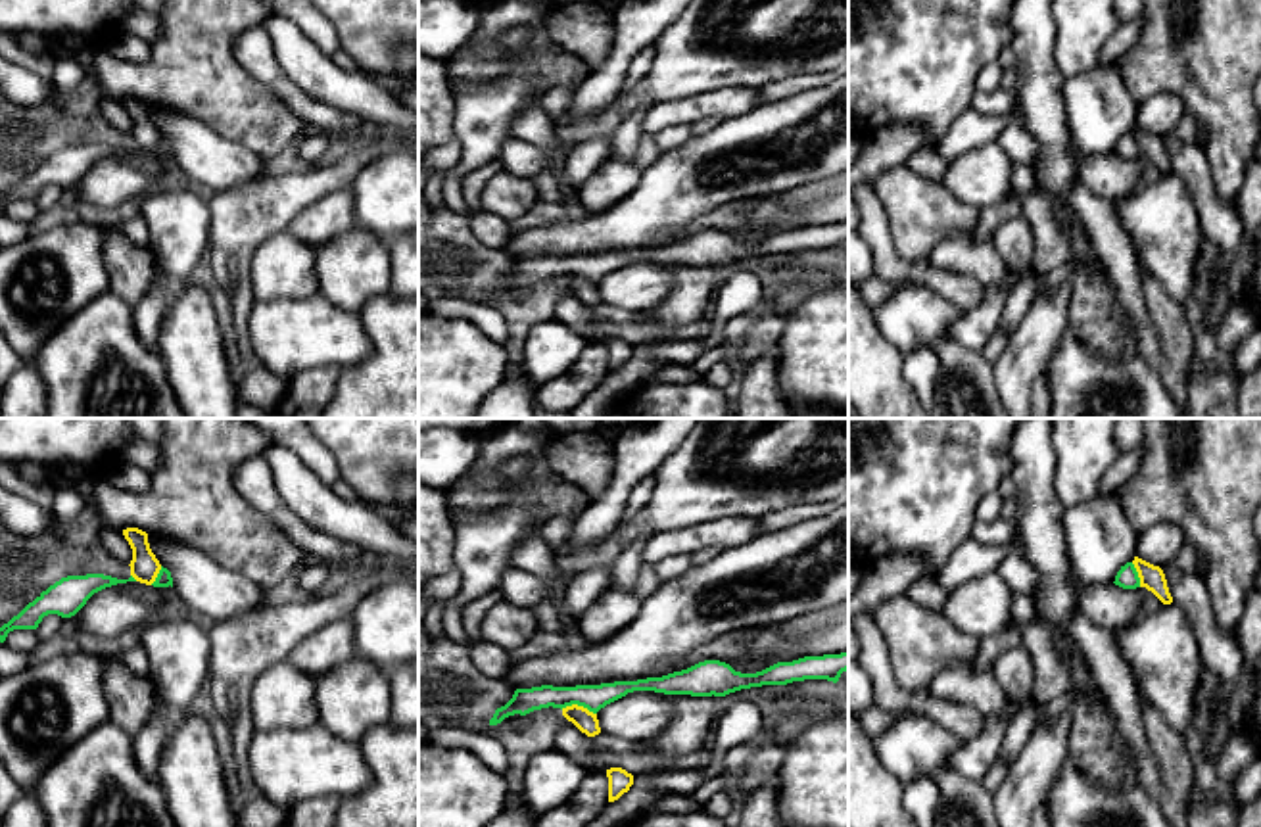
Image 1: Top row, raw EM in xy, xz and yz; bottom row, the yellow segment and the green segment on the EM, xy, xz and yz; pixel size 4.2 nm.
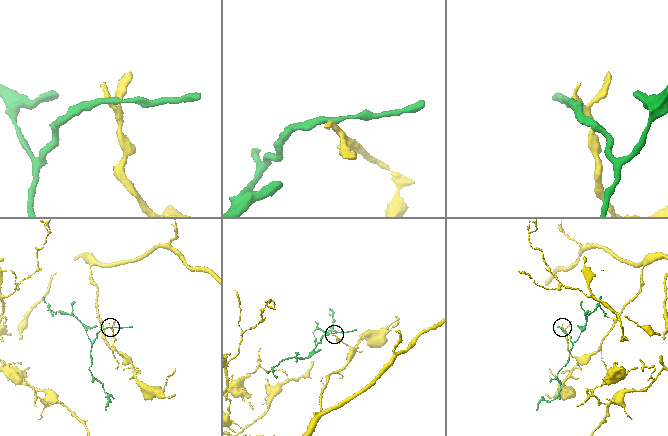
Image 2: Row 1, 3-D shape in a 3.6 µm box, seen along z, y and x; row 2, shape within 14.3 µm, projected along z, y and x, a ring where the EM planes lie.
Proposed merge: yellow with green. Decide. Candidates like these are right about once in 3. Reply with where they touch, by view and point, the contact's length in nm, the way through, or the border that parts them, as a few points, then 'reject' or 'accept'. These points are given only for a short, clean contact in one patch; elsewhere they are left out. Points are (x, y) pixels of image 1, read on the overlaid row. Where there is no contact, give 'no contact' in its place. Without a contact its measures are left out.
meets yellow in xz at (576, 705); contact 150 nm long; border along xz (561, 708), (582, 705), (595, 714); reject

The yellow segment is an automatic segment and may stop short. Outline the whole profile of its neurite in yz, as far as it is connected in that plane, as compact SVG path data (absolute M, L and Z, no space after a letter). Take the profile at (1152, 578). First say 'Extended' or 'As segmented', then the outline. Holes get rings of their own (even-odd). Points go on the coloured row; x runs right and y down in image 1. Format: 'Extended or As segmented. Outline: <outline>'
As segmented. Outline: M1134 556L1132 564L1138 572L1140 587L1152 591L1163 604L1171 604L1173 597L1169 593L1163 570L1138 556Z

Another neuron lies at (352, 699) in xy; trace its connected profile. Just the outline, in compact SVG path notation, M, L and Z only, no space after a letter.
M355 656L349 664L336 666L317 679L317 708L321 723L336 737L357 743L363 735L390 721L390 677L388 672Z

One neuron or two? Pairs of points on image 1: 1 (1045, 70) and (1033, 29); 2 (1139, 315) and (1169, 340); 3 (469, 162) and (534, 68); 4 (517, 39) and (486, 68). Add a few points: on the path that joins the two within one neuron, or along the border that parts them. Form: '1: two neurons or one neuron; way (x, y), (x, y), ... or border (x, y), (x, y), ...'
1: one neuron; way (1035, 60), (1033, 39)
2: two neurons; border (1139, 286), (1158, 340), (1158, 367)
3: one neuron; way (480, 139), (482, 119), (511, 91)
4: one neuron; way (509, 43), (492, 60)

